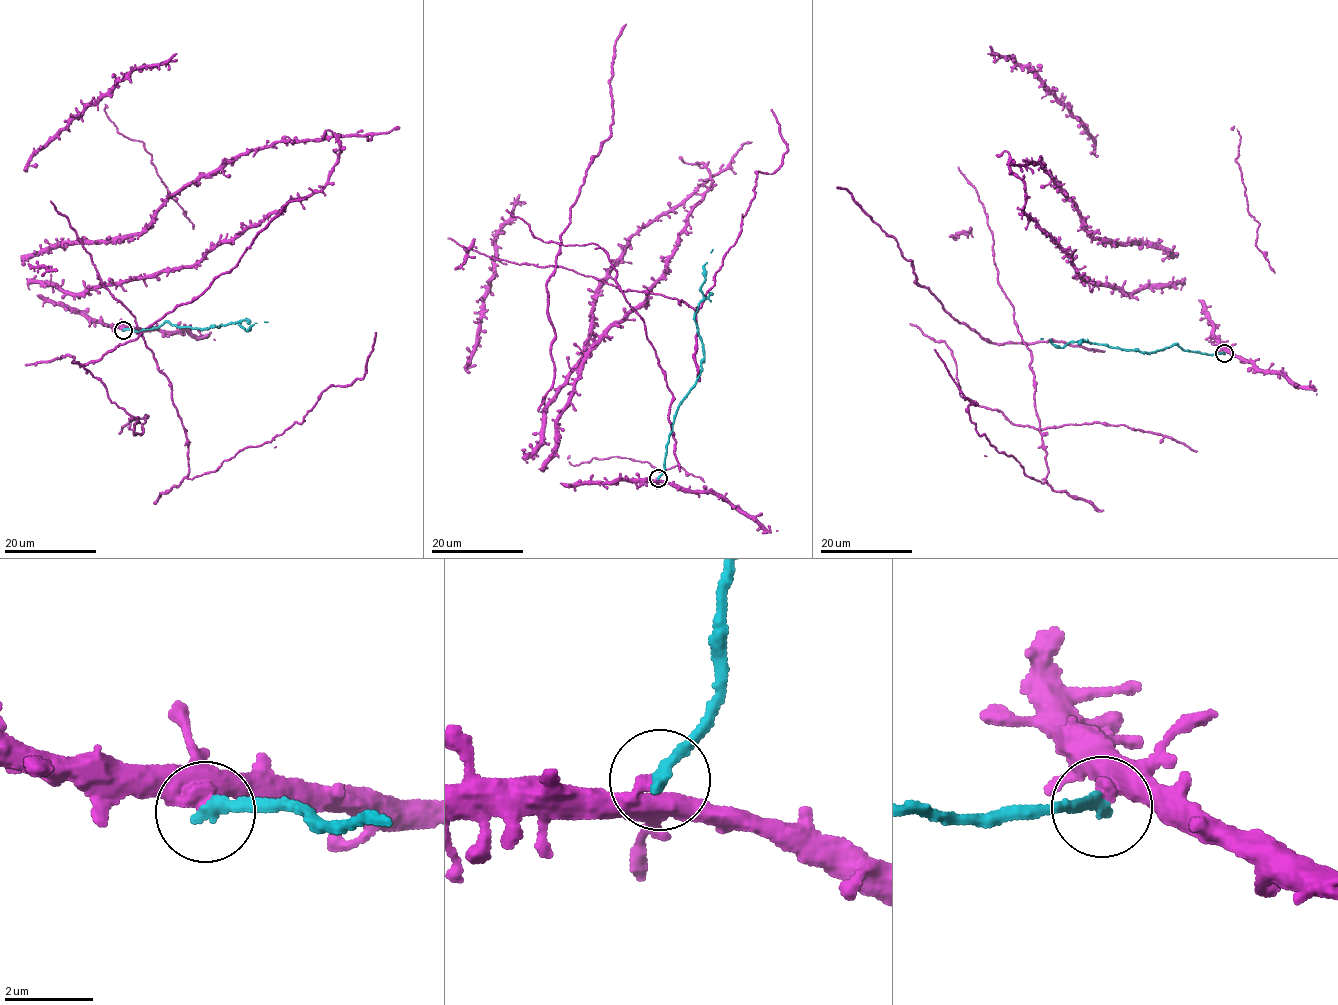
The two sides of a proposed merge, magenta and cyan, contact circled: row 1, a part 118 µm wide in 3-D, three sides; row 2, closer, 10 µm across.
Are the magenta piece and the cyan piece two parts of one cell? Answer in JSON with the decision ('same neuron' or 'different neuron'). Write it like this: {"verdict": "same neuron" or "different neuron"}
{"verdict": "different neuron"}

